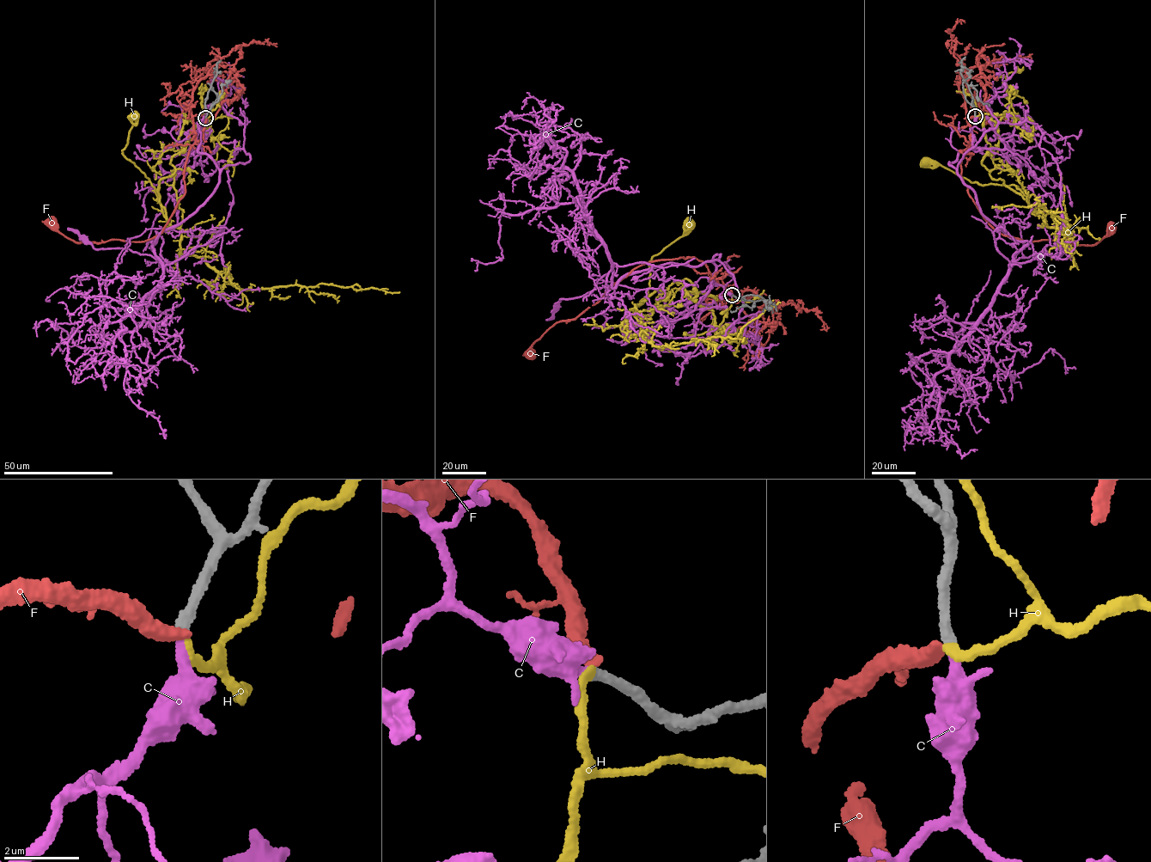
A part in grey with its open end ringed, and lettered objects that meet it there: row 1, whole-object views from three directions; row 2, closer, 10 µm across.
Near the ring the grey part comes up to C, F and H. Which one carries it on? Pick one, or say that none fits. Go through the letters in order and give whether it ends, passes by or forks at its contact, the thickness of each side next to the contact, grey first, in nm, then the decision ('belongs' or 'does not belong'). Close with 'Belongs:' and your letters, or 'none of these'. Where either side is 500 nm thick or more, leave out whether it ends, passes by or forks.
C: it ends; calibres 300 and 280 nm; belongs
F: it ends; calibres 300 and 360 nm; does not belong
H: it ends; calibres 300 and 240 nm; does not belong
Belongs: C

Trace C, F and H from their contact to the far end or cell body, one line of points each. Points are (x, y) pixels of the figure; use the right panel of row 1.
C: (975, 116), (972, 148), (948, 162), (983, 213), (1027, 243), (934, 378), (940, 430), (962, 455), (977, 449)
F: (974, 115), (961, 177), (994, 228), (1026, 241), (1078, 246), (1098, 243), (1111, 227)
H: (975, 116), (1009, 114), (982, 163), (1026, 198), (1013, 185), (981, 185), (926, 162)

